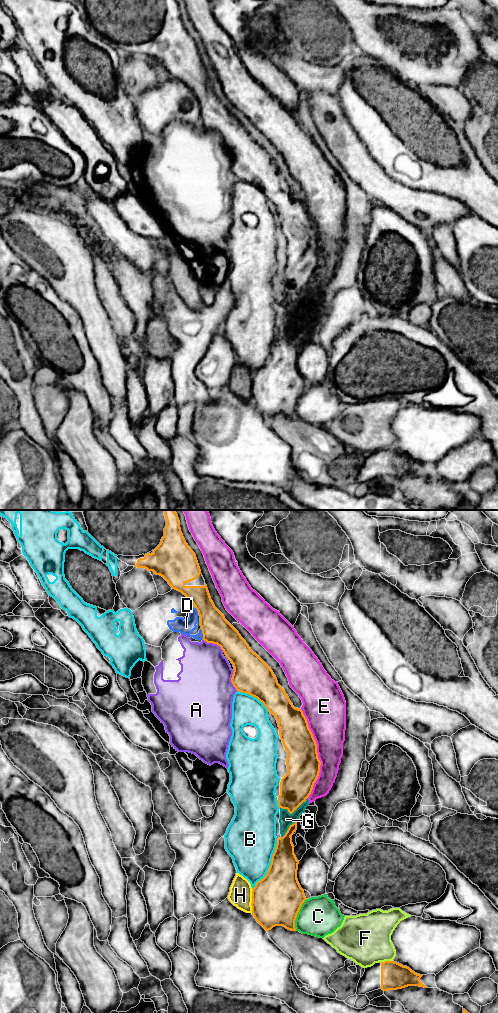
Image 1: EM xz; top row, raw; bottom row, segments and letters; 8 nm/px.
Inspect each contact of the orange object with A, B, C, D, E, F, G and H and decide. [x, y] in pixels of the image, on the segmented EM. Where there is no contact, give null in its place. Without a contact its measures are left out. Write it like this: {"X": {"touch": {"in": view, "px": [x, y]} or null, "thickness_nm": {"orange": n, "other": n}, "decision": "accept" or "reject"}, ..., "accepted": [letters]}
{"A": {"touch": {"in": "xz", "px": [214, 643]}, "thickness_nm": {"orange": 220, "other": 400}, "decision": "reject"}, "B": {"touch": {"in": "xz", "px": [270, 864]}, "thickness_nm": {"orange": 360, "other": 400}, "decision": "reject"}, "C": {"touch": {"in": "xz", "px": [296, 915]}, "thickness_nm": {"orange": 400, "other": 320}, "decision": "reject"}, "D": {"touch": {"in": "xz", "px": [202, 633]}, "thickness_nm": {"orange": 220, "other": 120}, "decision": "reject"}, "E": {"touch": {"in": "xz", "px": [317, 753]}, "thickness_nm": {"orange": 280, "other": 280}, "decision": "reject"}, "F": {"touch": {"in": "xz", "px": [386, 961]}, "thickness_nm": {"orange": 220, "other": 400}, "decision": "reject"}, "G": {"touch": {"in": "xz", "px": [294, 810]}, "thickness_nm": {"orange": 260, "other": 110}, "decision": "reject"}, "H": {"touch": {"in": "xz", "px": [252, 901]}, "thickness_nm": {"orange": 400, "other": 190}, "decision": "reject"}, "accepted": []}

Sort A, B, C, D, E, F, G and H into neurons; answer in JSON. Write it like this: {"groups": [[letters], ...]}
{"groups": [["A", "H"], ["B"], ["C"], ["D"], ["E", "G"], ["F"]]}

